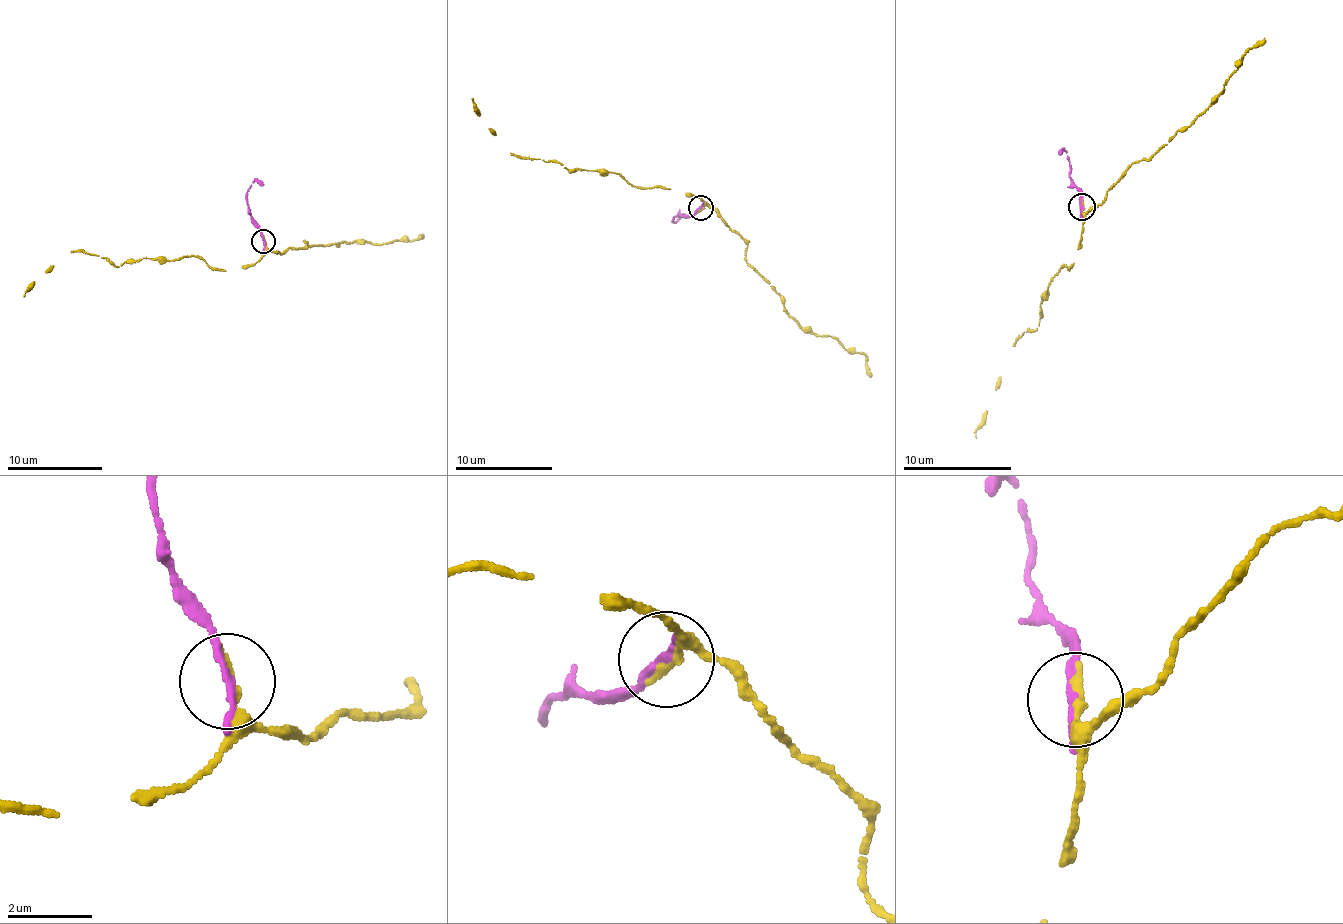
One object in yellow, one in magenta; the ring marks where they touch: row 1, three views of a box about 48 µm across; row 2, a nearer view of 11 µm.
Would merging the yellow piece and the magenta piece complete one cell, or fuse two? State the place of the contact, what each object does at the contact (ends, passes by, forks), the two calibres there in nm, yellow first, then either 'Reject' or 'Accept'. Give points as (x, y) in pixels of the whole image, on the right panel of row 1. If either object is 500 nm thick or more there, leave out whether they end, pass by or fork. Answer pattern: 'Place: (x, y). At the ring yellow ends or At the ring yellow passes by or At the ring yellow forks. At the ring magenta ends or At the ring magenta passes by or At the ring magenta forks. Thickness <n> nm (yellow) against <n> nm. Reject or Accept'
Place: (1081, 207). At the ring yellow ends. At the ring magenta passes by. Thickness 220 nm (yellow) against 150 nm. Accept

